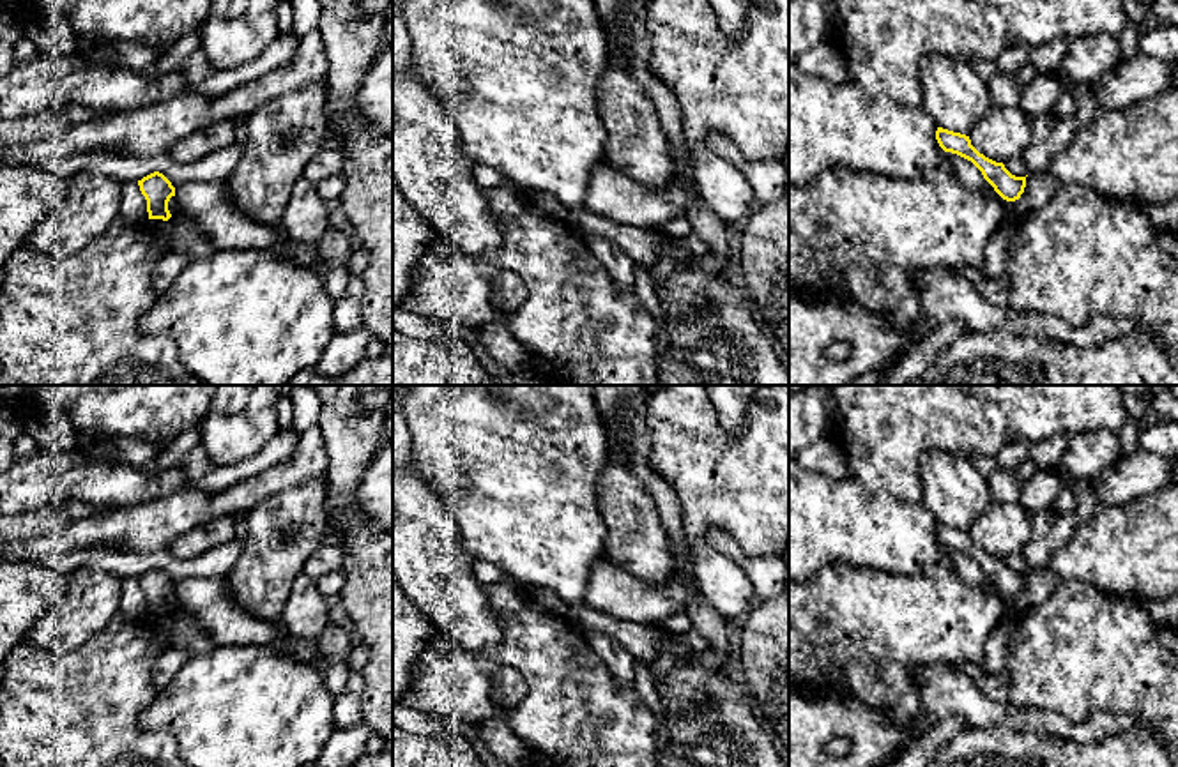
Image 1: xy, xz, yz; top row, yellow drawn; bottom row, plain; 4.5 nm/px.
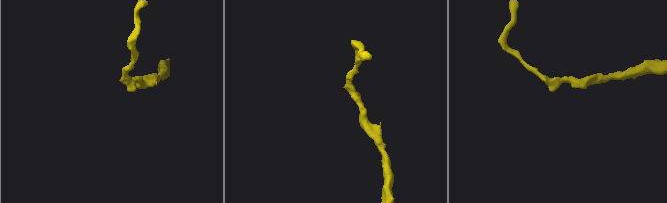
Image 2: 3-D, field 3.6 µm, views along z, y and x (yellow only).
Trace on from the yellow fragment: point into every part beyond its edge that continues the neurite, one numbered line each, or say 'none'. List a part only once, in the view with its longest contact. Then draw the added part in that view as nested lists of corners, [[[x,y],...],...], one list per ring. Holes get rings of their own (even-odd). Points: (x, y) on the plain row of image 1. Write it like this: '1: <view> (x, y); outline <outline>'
none

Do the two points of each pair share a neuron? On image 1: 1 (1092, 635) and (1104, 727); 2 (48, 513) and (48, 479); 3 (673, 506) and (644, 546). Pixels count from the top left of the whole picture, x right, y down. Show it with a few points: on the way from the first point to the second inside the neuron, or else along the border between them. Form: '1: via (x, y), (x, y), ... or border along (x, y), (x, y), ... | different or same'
1: border along (1062, 713), (1074, 721), (1127, 713), (1141, 723) | different
2: border along (57, 504), (46, 504), (18, 515) | different
3: border along (641, 485), (653, 502), (676, 561) | different

